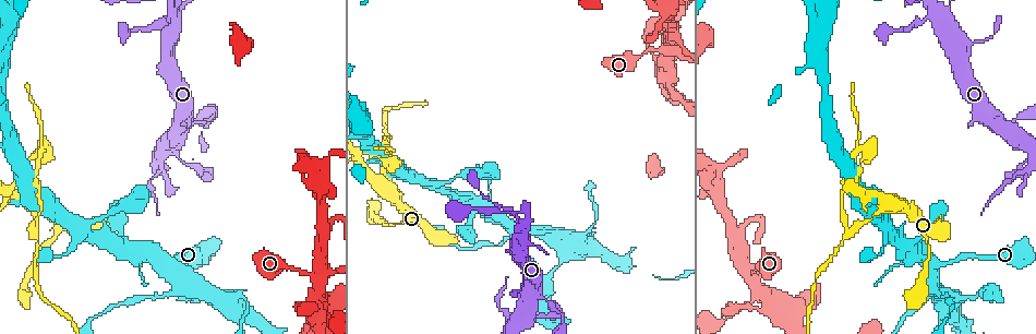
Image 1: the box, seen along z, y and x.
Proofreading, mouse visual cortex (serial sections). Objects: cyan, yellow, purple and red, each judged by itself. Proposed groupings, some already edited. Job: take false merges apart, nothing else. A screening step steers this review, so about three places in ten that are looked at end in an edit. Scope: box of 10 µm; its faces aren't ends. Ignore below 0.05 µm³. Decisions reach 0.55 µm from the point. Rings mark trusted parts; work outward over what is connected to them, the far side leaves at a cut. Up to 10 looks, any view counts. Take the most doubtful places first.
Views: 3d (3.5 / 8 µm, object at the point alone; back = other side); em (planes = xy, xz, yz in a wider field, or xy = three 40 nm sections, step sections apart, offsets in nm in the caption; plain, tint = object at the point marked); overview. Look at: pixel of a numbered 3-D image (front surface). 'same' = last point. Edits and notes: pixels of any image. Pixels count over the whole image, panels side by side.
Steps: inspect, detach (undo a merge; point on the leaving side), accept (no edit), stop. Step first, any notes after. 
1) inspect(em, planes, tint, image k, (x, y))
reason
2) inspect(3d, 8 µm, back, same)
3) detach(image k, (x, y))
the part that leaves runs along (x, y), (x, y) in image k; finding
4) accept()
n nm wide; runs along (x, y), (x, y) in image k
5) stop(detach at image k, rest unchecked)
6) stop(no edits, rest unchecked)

inspect(3d, 8 µm, image 1, (934, 293))
calibre changes

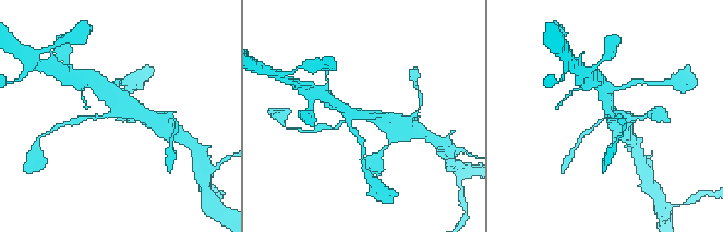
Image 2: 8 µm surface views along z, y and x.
inspect(em, xy, step 2, tint, same)

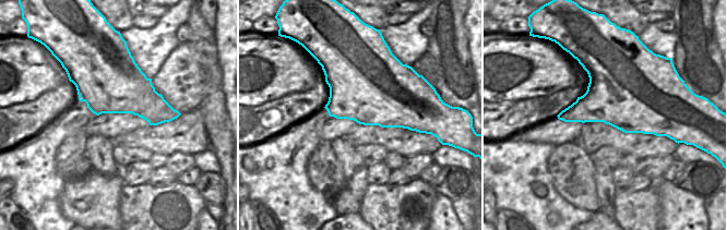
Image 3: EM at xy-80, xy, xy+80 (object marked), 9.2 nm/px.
accept()
650 nm wide; runs along (105, 88), (116, 110), (83, 119) in image 2; one cell here

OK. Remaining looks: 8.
inspect(3d, 3.5 µm, image 1, (888, 202))
sudden change in width

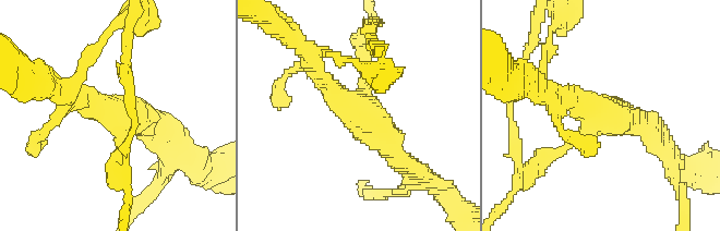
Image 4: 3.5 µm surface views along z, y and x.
accept()
runs along (409, 168), (315, 70) in image 4; one cell here

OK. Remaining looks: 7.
inspect(3d, 3.5 µm, image 1, (521, 229))
thin arm on a thick one

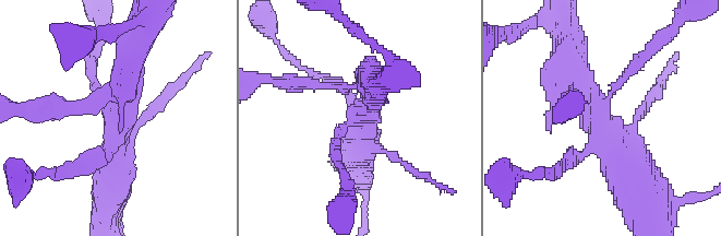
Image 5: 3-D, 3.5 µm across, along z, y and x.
inspect(em, xy, step 2, plain, image 5, (361, 121))
4 arms; arms of 100, 150, 200, 500 nm

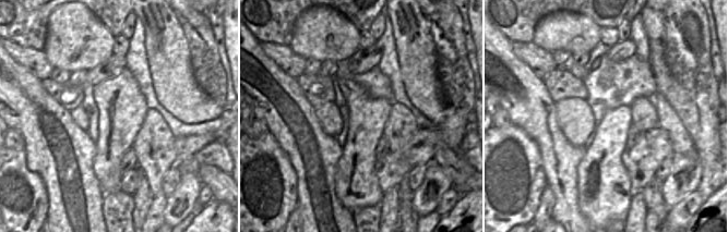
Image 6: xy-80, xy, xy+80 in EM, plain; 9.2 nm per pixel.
inspect(em, xy, step 2, tint, same)

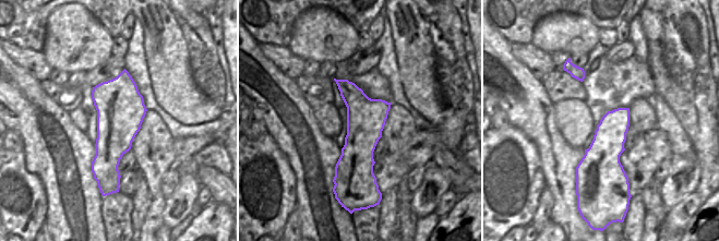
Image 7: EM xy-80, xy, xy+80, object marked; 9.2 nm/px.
accept()
runs along (643, 199), (592, 108), (564, 98) in image 5; one cell here

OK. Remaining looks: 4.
inspect(3d, 8 µm, image 1, (754, 275))
thick turns thin

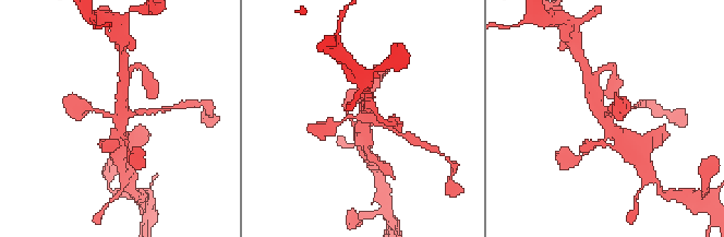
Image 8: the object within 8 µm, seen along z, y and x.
inspect(3d, 3.5 µm, same)
closer look

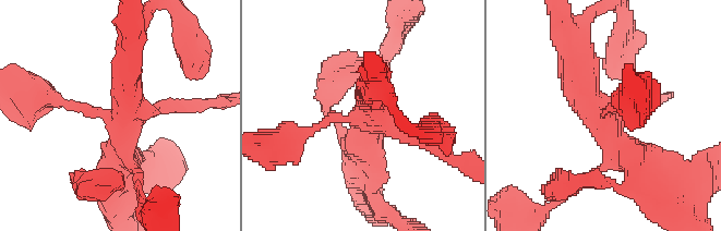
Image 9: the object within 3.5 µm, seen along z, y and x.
inspect(em, xy, step 3, tint, image 9, (119, 119))

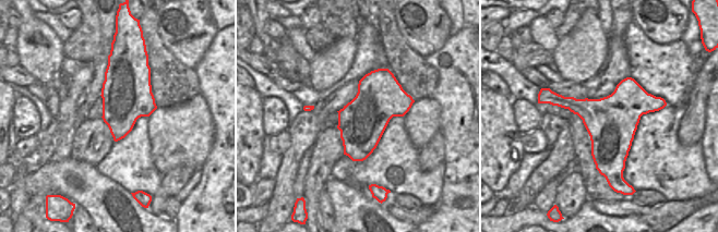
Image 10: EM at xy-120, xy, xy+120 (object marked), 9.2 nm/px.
accept()
runs along (55, 100), (118, 120), (121, 178) in image 9; continuous, no second cell

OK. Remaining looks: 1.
stop(no edits, rest unchecked)

